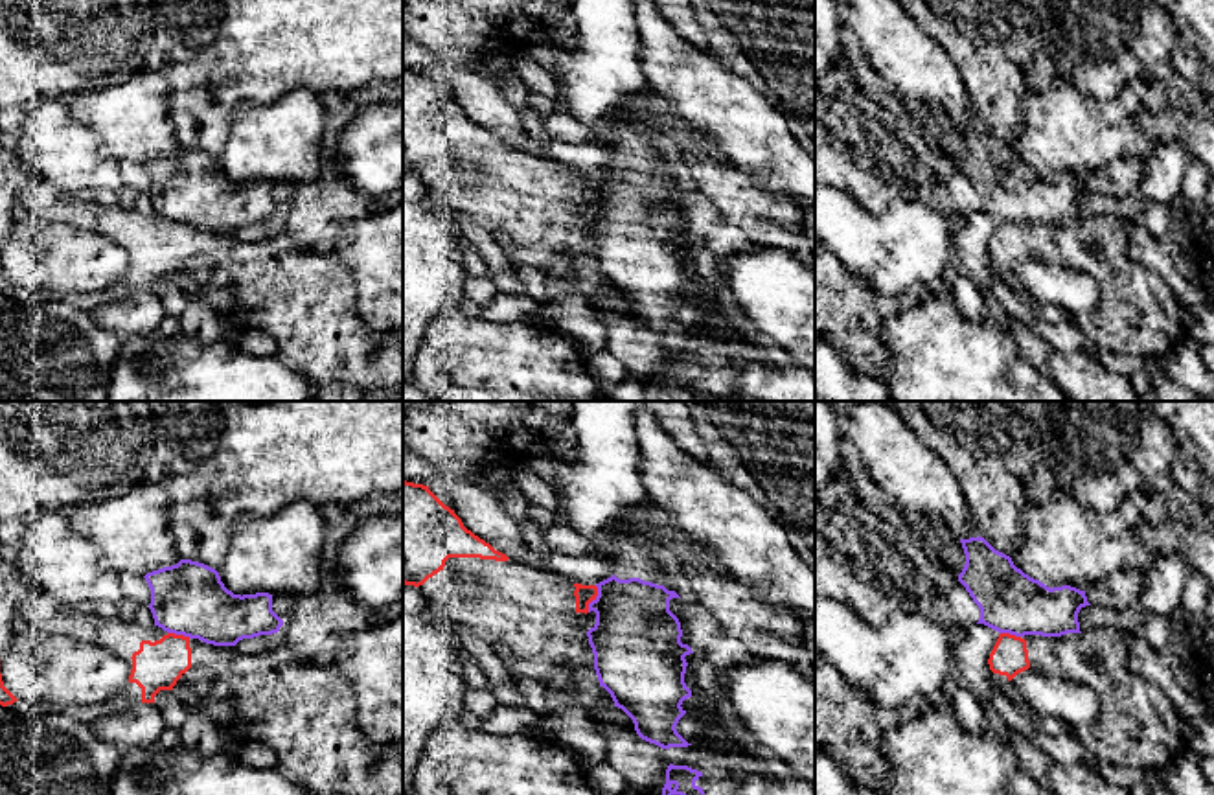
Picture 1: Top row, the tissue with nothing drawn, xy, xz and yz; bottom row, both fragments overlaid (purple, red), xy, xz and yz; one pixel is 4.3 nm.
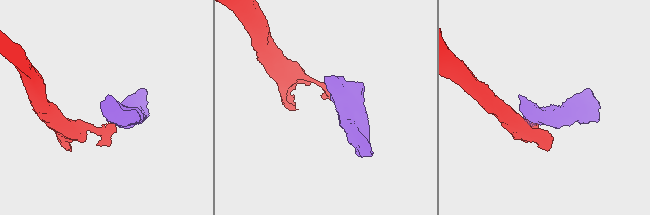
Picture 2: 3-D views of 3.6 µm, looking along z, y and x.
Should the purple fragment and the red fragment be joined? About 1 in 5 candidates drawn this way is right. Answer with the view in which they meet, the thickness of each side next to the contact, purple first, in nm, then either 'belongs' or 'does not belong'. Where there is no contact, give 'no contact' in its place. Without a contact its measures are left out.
meets purple in xz; 380 nm thick on the purple side, 80 nm on the other; does not belong

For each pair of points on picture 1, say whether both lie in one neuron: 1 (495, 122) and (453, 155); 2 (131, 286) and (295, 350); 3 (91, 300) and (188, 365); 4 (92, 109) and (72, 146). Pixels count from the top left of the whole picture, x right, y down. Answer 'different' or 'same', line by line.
1: different
2: same
3: different
4: different

